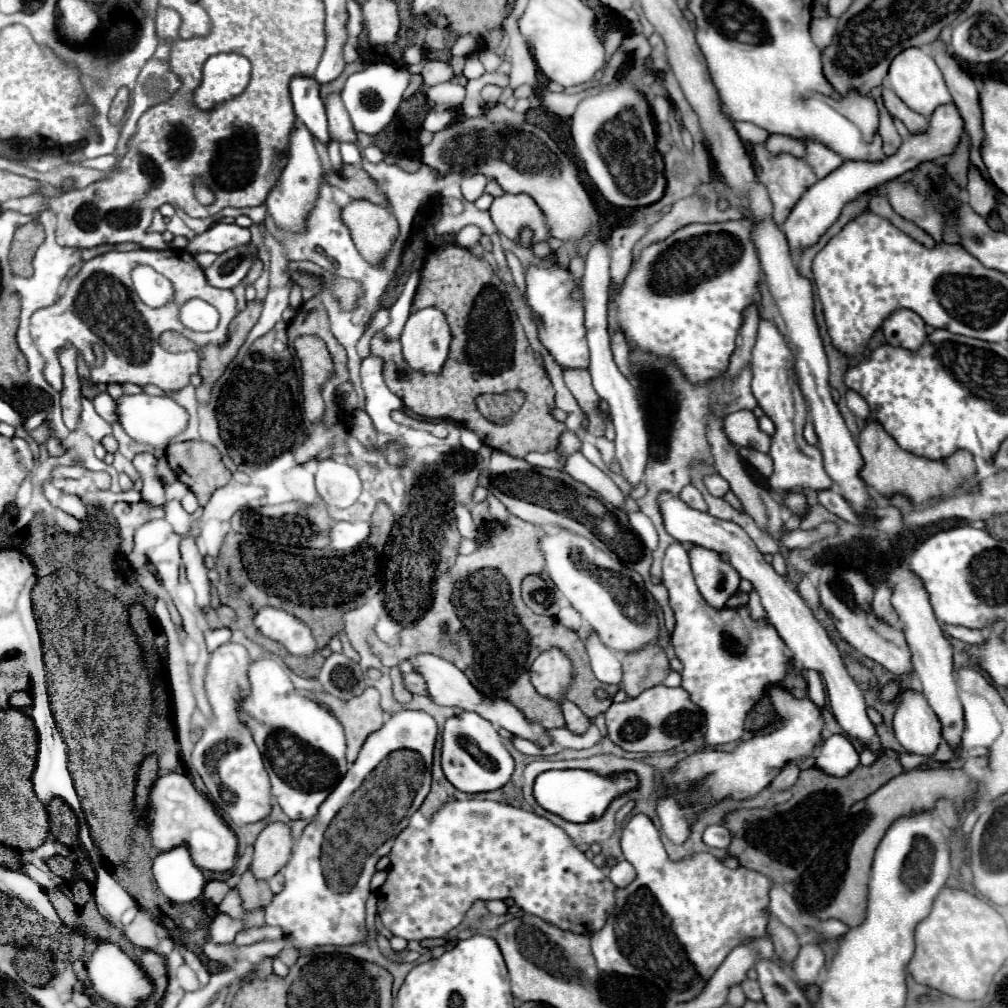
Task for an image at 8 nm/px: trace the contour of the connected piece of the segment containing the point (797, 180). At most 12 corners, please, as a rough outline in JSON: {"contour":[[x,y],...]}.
{"contour":[[752,145],[756,181],[768,189],[772,219],[784,223],[802,191],[818,181],[790,153]]}

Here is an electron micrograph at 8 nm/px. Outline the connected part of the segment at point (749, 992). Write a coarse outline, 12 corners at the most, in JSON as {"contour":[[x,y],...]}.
{"contour":[[744,981],[742,989],[748,999],[762,1001],[758,981]]}

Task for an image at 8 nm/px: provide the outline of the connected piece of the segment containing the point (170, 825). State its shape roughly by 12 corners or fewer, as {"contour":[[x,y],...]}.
{"contour":[[188,775],[150,793],[158,851],[188,847],[196,867],[230,871],[236,835]]}

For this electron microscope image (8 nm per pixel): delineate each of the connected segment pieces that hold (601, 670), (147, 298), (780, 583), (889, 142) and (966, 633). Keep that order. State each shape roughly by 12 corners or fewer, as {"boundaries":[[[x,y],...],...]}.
{"boundaries":[[[596,633],[586,641],[592,671],[606,685],[622,685],[622,663]],[[152,267],[132,271],[134,291],[154,309],[172,303],[172,283]],[[658,495],[680,543],[726,553],[840,727],[880,751],[838,647],[742,527]],[[880,89],[872,91],[878,105],[884,155],[892,155],[902,137],[898,135],[892,115],[886,111]],[[946,625],[946,633],[964,643],[982,643],[984,631]]]}

